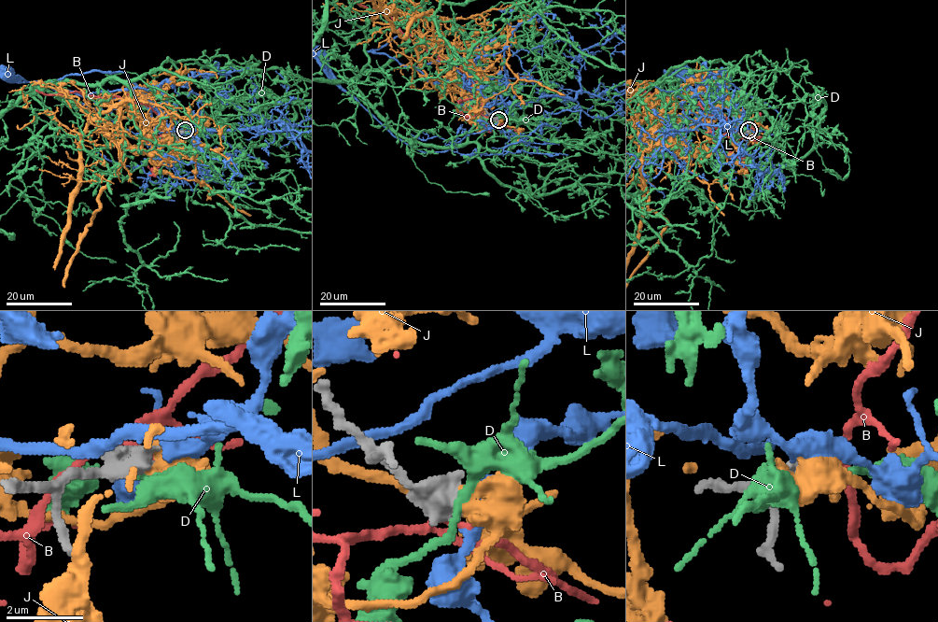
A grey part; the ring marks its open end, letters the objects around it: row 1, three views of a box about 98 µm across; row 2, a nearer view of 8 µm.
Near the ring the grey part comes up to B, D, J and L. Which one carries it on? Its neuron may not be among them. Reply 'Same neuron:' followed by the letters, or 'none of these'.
Same neuron: L

